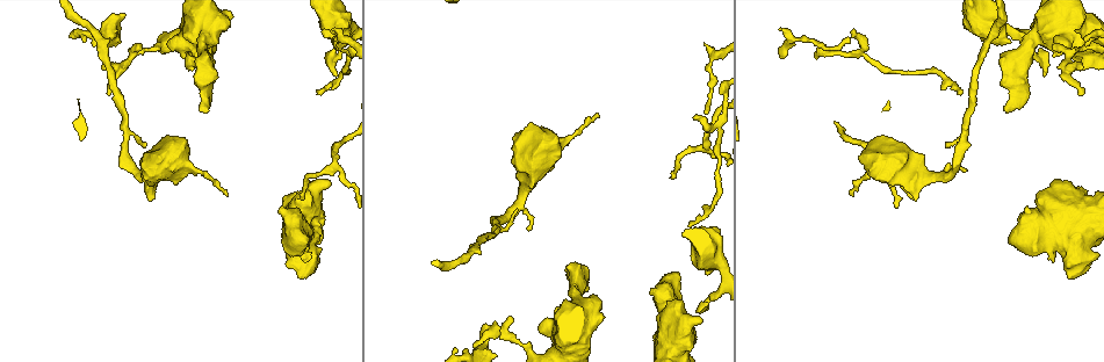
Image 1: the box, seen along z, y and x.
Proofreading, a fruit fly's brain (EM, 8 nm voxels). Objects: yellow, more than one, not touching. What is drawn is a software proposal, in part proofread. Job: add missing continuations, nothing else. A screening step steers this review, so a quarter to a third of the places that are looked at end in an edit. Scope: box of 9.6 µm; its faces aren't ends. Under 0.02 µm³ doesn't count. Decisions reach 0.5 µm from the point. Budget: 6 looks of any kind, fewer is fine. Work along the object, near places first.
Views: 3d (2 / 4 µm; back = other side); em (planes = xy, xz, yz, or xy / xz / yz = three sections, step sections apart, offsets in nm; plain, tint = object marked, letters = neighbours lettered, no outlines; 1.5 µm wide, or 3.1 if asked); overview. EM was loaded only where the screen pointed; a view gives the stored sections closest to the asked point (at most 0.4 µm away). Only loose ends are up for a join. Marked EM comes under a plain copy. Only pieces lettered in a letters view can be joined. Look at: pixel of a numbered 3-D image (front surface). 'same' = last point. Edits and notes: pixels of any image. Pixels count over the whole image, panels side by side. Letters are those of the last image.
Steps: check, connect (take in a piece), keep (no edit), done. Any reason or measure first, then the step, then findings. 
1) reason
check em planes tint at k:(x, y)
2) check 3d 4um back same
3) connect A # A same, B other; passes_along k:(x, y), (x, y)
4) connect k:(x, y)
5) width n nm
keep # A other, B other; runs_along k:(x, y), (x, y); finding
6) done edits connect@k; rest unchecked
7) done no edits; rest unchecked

an open end
check em planes letters at 1:(281, 207)

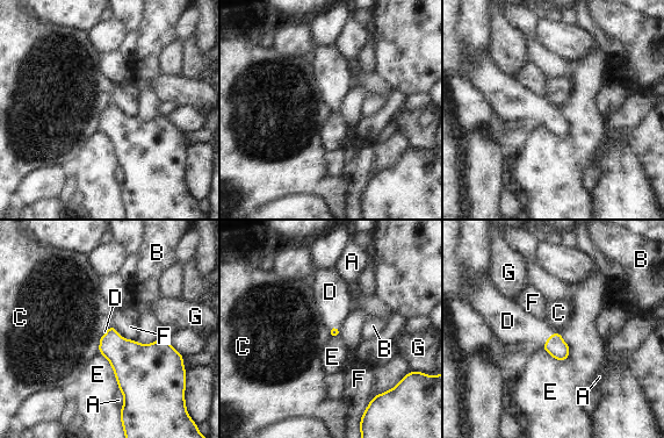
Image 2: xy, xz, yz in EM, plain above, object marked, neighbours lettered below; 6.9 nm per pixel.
connect D # A other, B other, C other, D same, E other, F other, G other; passes_along 2:(555, 345), (547, 339), (514, 325); it goes on there

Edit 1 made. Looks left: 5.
redraw
check overview

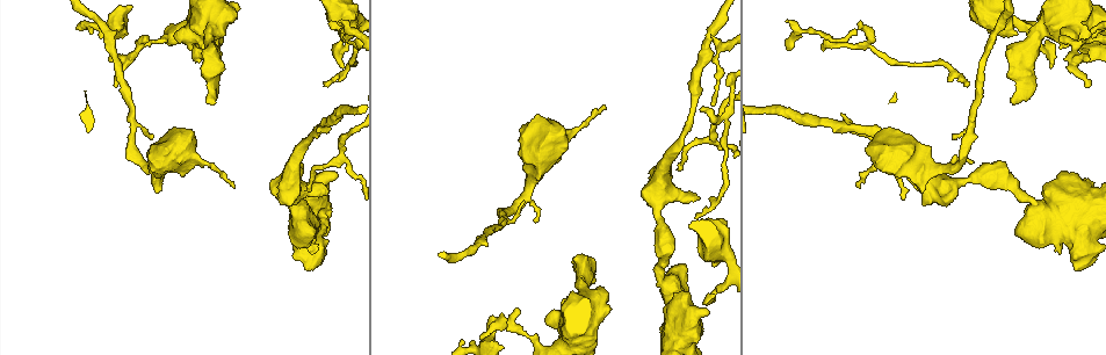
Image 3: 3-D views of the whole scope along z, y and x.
check em xz step 8 letters at 3:(341, 66)

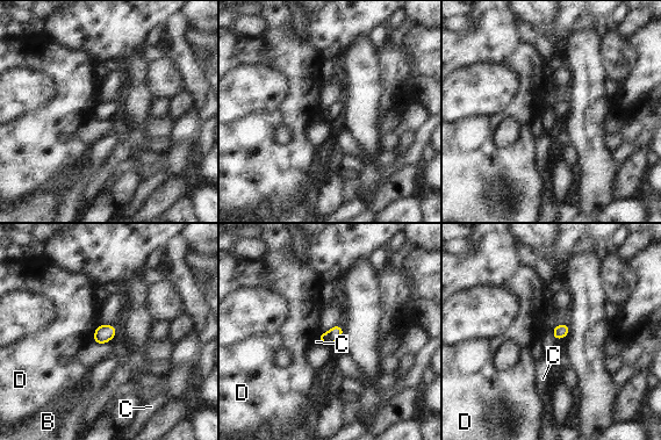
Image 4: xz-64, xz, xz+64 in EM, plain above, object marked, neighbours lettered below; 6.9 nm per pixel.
check em planes letters same

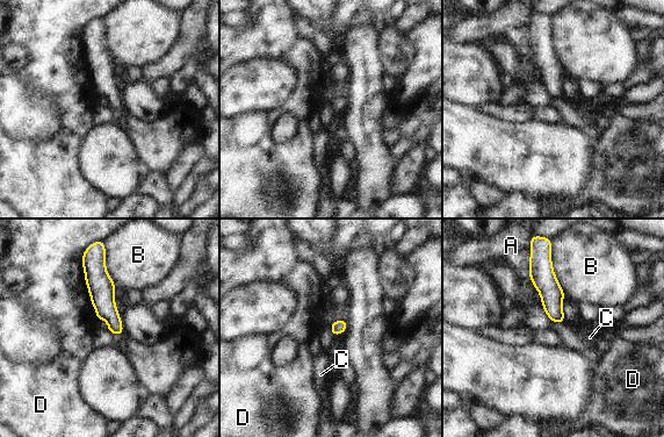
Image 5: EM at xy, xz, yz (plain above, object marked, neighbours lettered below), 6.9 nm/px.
keep # A other, B other, C other, D other; runs_along 5:(102, 262), (102, 301), (120, 331); no lettered piece goes on from it

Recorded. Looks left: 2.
free end
check em planes letters at 3:(233, 187)

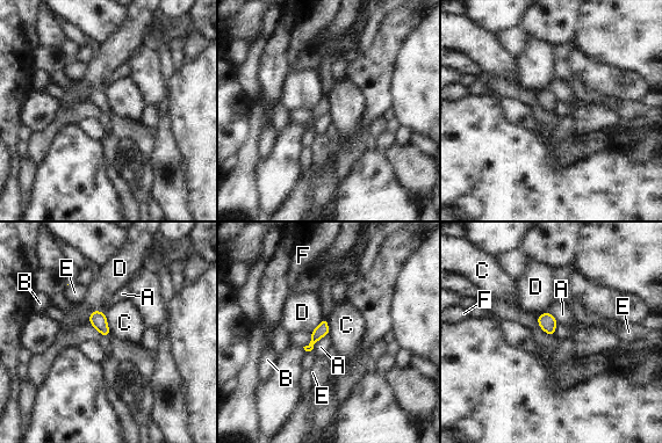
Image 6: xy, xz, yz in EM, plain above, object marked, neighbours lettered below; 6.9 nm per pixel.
longest_contact C 160 nm
keep # A other, B other, C other, D other, E other, F other; border 6:(103, 313), (110, 334); none of them fits

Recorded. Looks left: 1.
done edits connect@2; rest unchecked

